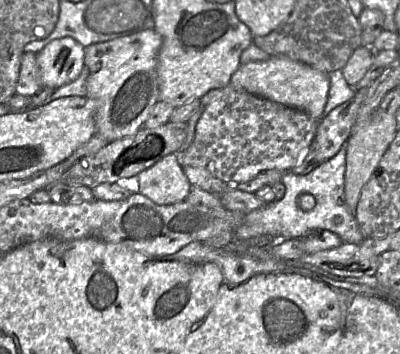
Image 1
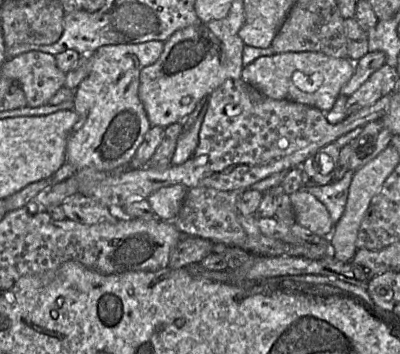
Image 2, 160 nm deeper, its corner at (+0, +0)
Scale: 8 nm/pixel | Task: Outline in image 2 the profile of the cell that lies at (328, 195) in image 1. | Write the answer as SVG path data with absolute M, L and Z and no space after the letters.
M348 170L338 181L324 186L304 185L300 190L315 196L326 207L333 224L336 225L345 211L353 174L352 170Z

